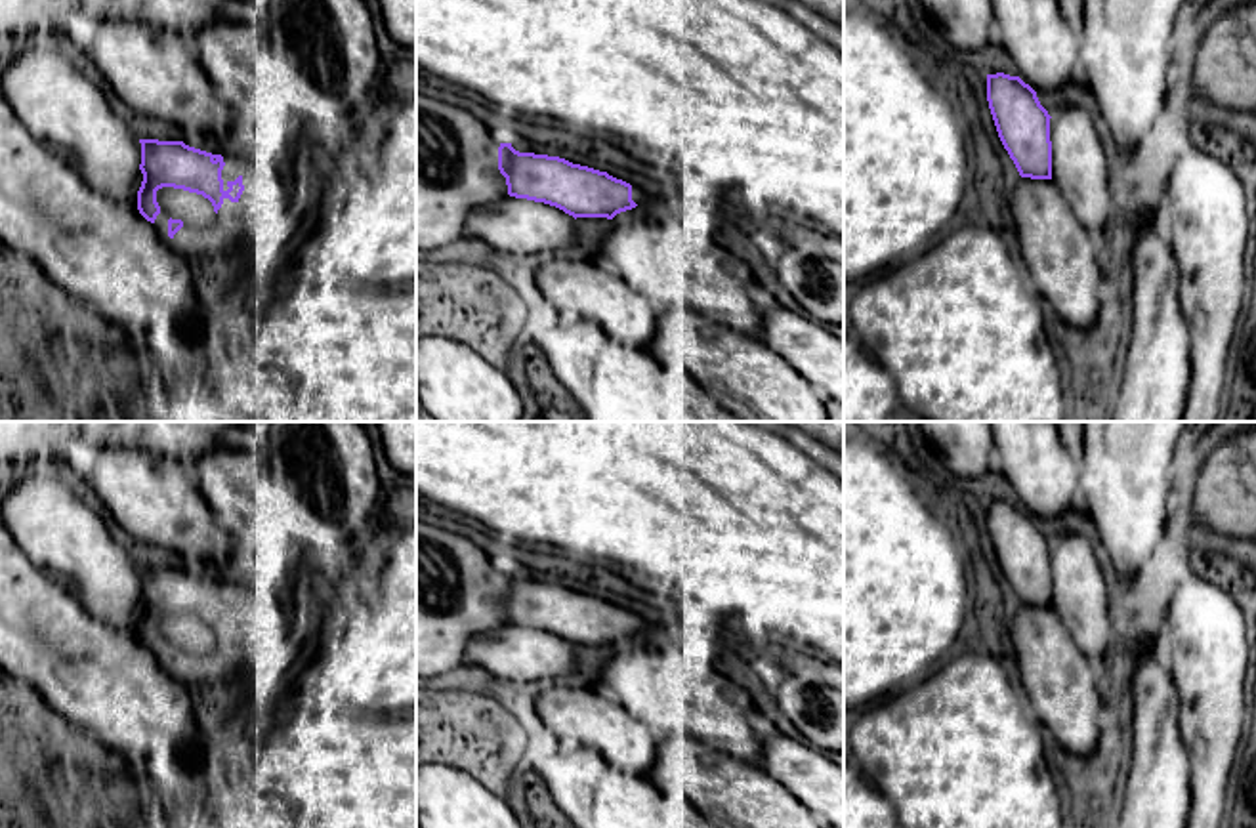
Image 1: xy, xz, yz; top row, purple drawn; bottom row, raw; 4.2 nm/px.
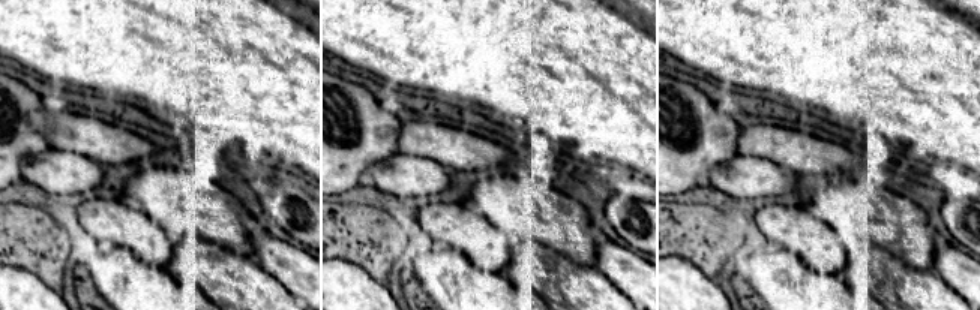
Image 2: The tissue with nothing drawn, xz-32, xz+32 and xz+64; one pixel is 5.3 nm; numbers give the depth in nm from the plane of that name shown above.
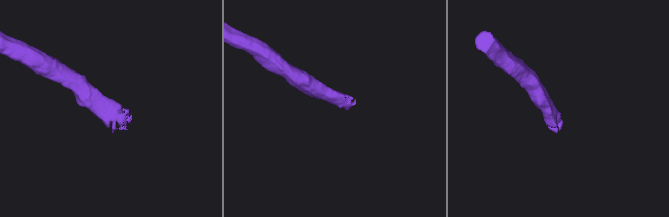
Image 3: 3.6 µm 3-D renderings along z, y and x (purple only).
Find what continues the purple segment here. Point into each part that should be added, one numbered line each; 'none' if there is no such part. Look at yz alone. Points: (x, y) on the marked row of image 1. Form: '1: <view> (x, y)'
1: yz (1079, 168)

